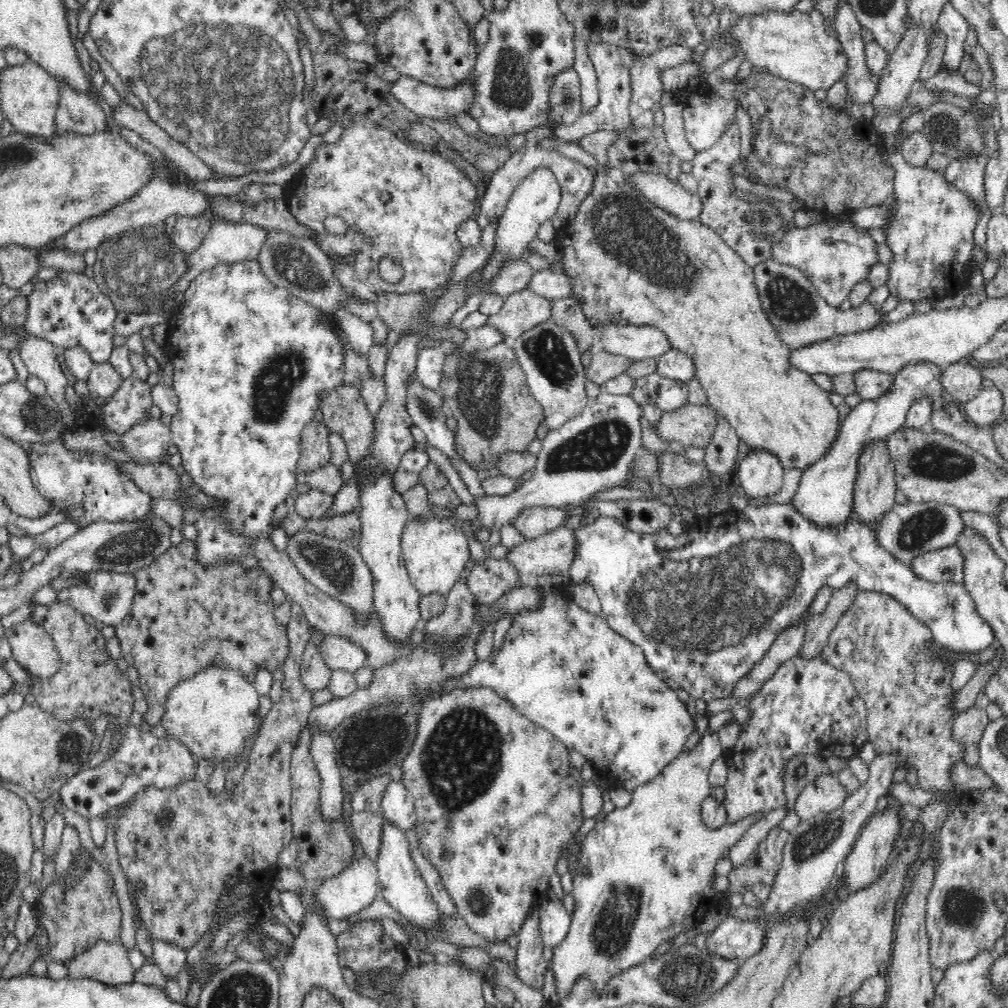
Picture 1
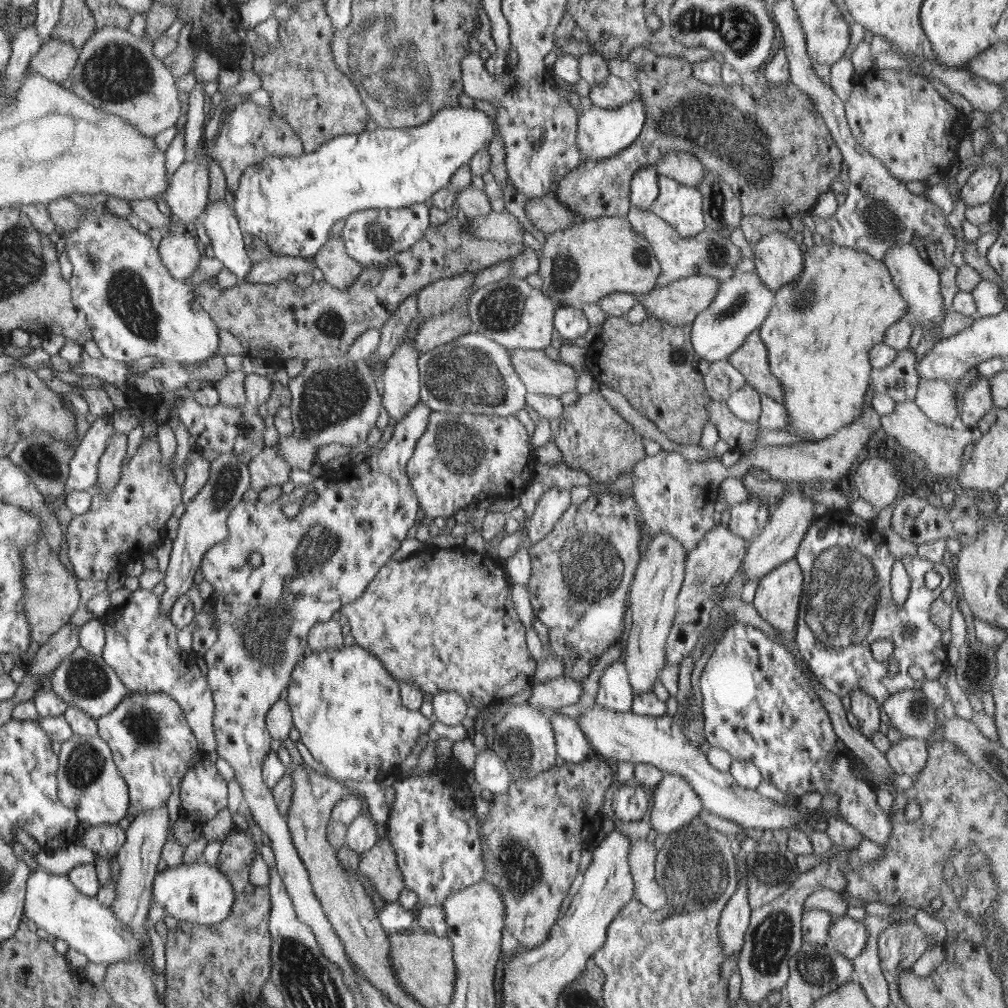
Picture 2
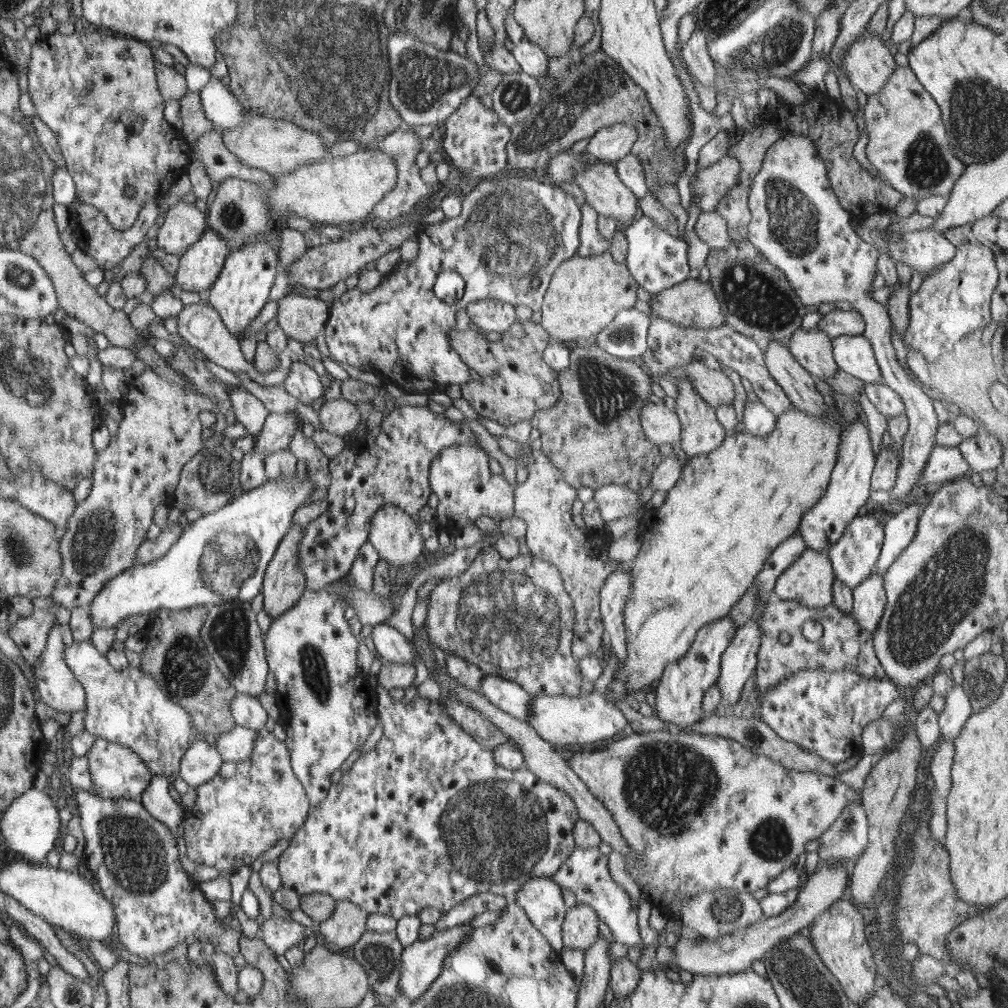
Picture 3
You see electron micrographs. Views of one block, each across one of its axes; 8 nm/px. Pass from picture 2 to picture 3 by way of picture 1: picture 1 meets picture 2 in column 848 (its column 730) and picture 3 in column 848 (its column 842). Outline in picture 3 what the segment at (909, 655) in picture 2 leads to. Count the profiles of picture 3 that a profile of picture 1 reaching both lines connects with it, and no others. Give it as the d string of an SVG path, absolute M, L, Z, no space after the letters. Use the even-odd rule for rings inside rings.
M863 511L853 519L842 534L842 538L834 543L828 552L834 576L851 589L856 588L873 572L885 536L884 516L874 516Z

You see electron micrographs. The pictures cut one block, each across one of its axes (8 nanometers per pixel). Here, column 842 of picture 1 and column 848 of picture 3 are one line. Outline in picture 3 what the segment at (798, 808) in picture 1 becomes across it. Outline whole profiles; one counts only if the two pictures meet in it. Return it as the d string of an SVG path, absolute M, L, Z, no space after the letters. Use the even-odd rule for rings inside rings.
M651 731L647 733L629 732L622 738L617 738L612 742L607 742L607 747L598 752L592 752L590 749L581 751L572 750L566 751L564 756L568 764L573 768L574 772L585 782L588 790L598 799L603 802L607 811L612 815L614 822L620 829L622 838L629 844L629 847L635 854L639 854L639 859L626 860L626 868L630 876L636 881L640 887L642 898L648 899L652 894L660 894L658 898L660 902L668 904L673 903L674 895L680 891L684 897L696 897L700 893L706 891L714 891L714 888L754 892L760 888L769 886L771 882L781 876L786 869L792 867L797 862L801 854L805 854L806 843L810 840L818 839L826 828L830 828L841 810L852 801L860 803L861 798L858 793L846 783L840 781L836 776L831 777L822 773L814 772L798 772L790 770L775 761L772 757L764 756L762 753L754 752L741 743L741 741L732 740L729 737L718 735L706 735L706 732L691 732L688 731L679 733L677 731Z

